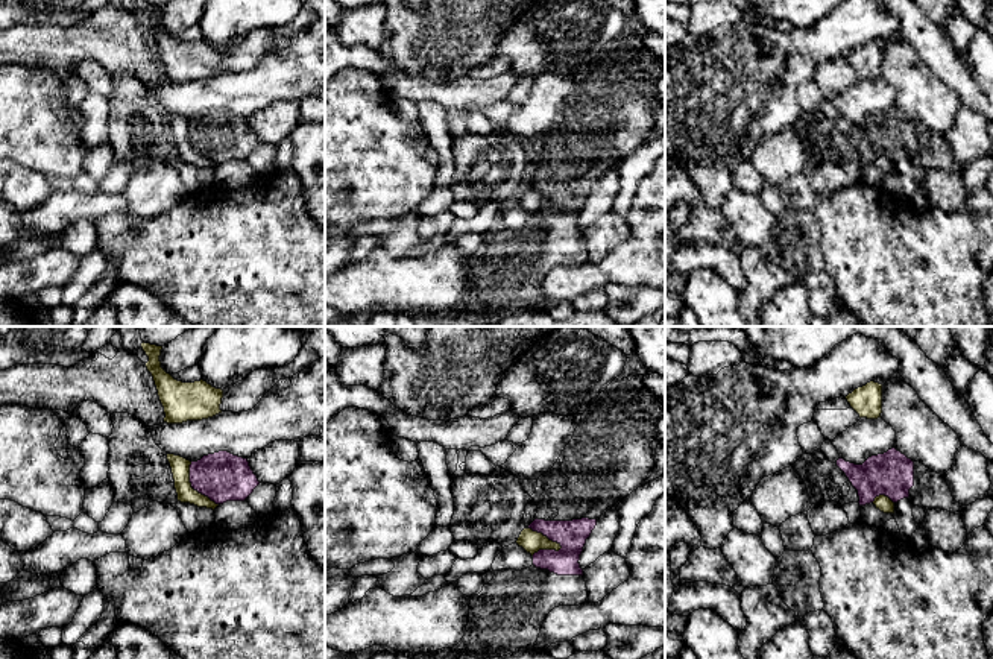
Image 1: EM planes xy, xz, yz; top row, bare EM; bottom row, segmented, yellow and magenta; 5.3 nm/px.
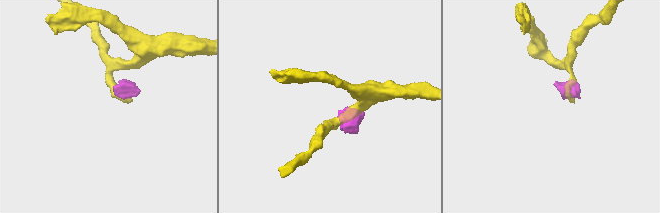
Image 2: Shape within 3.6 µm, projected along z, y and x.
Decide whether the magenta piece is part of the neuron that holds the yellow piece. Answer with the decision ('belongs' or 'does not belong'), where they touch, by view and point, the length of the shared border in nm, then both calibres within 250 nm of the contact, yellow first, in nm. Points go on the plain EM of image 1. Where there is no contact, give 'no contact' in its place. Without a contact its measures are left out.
does not belong; contact xz (545, 196); length 220 nm; calibres 110 and 160 nm

